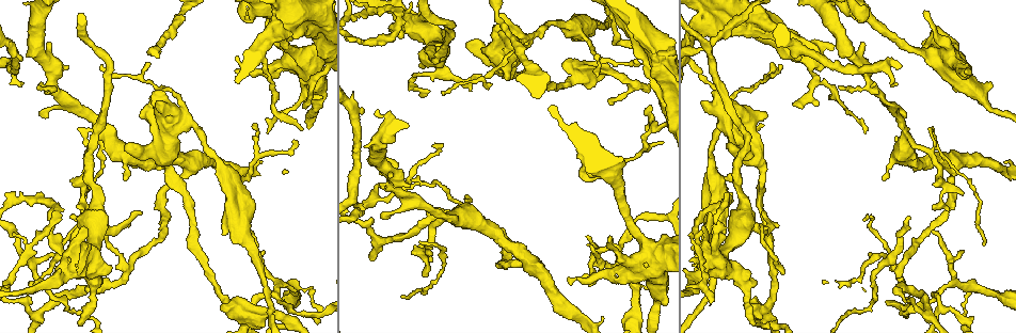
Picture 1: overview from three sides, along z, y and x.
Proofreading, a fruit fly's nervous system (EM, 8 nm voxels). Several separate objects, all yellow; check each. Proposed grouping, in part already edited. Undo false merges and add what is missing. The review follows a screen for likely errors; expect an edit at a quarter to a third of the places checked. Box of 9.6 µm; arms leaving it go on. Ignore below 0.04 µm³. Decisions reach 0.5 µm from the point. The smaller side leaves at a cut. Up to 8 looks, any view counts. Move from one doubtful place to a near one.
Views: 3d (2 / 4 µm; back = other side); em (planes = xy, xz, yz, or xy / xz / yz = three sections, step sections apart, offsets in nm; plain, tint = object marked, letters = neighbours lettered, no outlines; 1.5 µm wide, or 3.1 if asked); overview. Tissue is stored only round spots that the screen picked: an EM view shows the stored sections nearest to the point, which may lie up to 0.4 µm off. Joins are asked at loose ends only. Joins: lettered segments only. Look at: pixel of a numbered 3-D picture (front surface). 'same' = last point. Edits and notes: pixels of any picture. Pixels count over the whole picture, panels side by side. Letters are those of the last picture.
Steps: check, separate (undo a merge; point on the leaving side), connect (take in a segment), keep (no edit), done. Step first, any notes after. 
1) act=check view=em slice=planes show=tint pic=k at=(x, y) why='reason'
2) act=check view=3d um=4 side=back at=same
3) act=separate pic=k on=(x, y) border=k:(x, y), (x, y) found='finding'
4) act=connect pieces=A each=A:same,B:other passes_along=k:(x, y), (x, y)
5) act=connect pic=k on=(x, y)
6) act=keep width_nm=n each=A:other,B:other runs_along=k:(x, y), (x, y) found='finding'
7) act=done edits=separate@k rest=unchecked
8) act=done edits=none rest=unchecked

act=check view=3d um=4 pic=1 at=(312, 26)

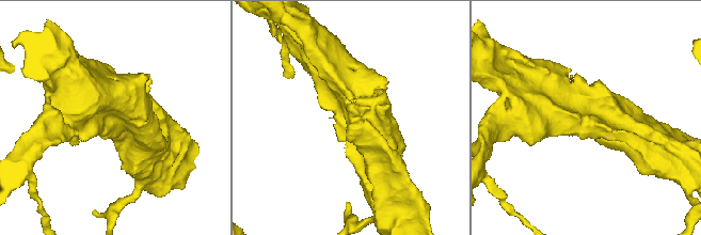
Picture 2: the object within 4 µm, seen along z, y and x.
act=check view=em slice=planes show=plain pic=2 at=(347, 113) arm_widths_nm=500,650 why='now the EM'

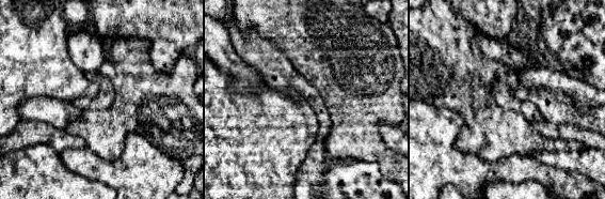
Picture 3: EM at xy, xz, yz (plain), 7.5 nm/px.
act=check view=em slice=planes show=letters at=same why='see the neighbours'

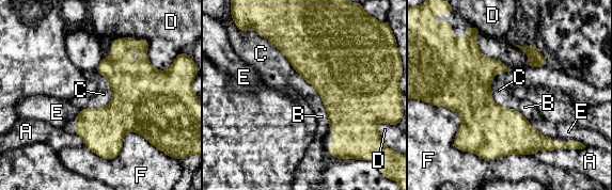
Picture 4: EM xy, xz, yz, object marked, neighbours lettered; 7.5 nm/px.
act=keep each=A:other,B:other,C:other,D:other,E:other,F:other border=4:(244, 31), (268, 38), (323, 103) found='continuous, no second cell'

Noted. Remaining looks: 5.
act=check view=3d um=4 pic=1 at=(868, 254) why='tapers out'

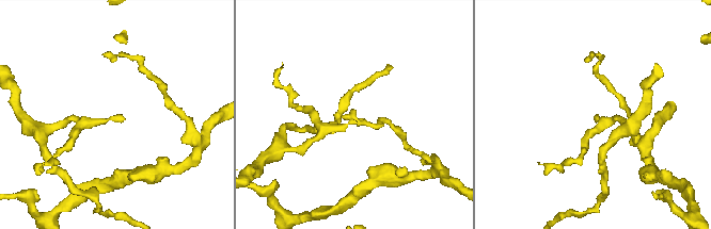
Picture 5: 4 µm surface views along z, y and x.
act=check view=em slice=yz step=8 show=letters pic=5 at=(594, 118) why='shape alone is not enough'

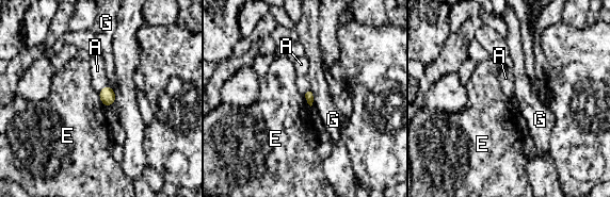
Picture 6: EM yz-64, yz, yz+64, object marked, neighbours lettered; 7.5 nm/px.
act=keep each=A:other,E:other,G:other border=6:(98, 93), (99, 99), (106, 105) found='no lettered segment goes on from it'

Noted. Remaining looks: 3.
act=check view=em slice=planes show=plain pic=1 at=(637, 308) why='thick turns thin'

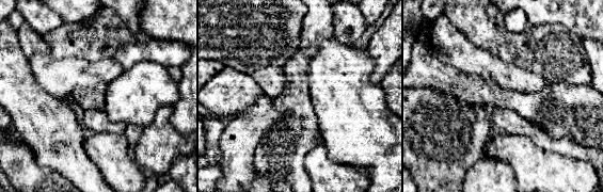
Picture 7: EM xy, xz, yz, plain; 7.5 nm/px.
act=check view=em slice=planes show=letters at=same why='what lies round it'

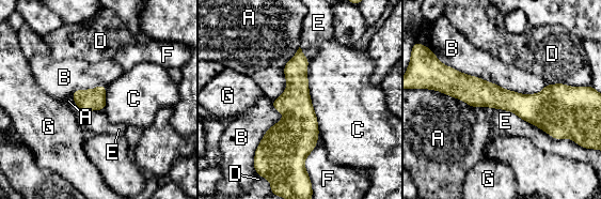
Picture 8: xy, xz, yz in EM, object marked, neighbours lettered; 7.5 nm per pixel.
act=keep longest_contact=B:850nm each=A:other,B:other,C:other,D:other,E:other,F:other,G:other found='continuous, no second cell'

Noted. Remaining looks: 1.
act=done edits=none rest=unchecked

